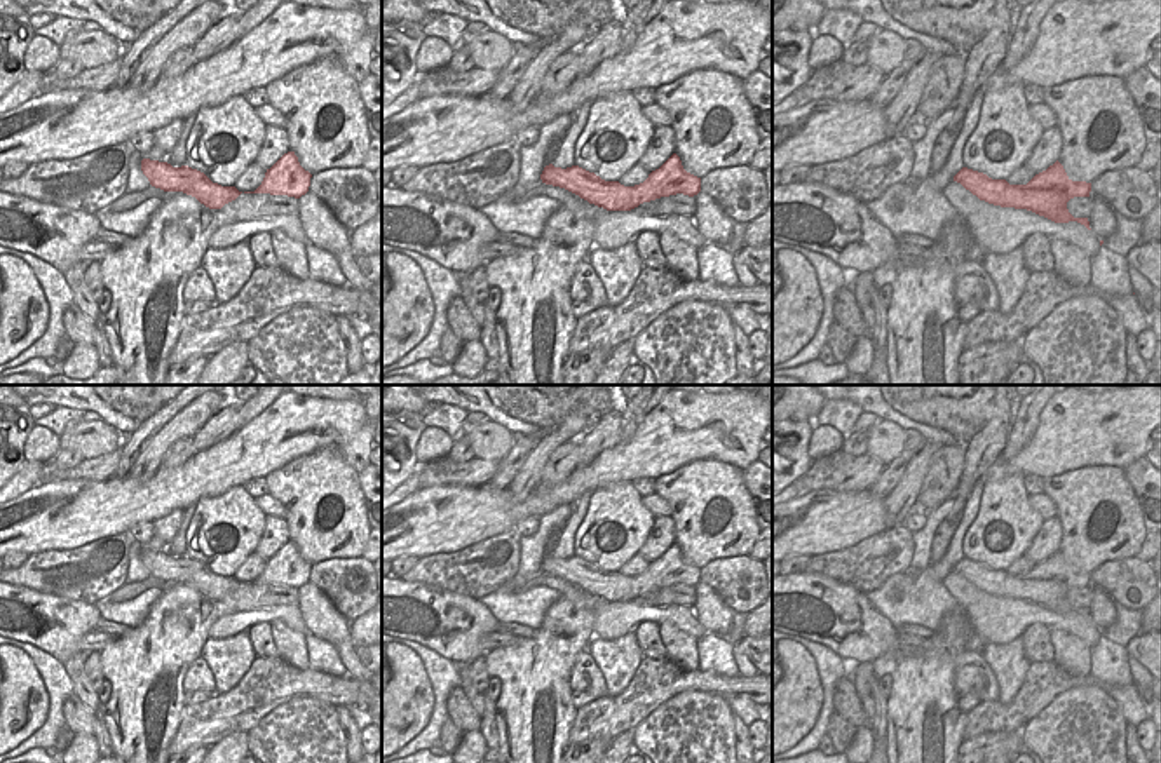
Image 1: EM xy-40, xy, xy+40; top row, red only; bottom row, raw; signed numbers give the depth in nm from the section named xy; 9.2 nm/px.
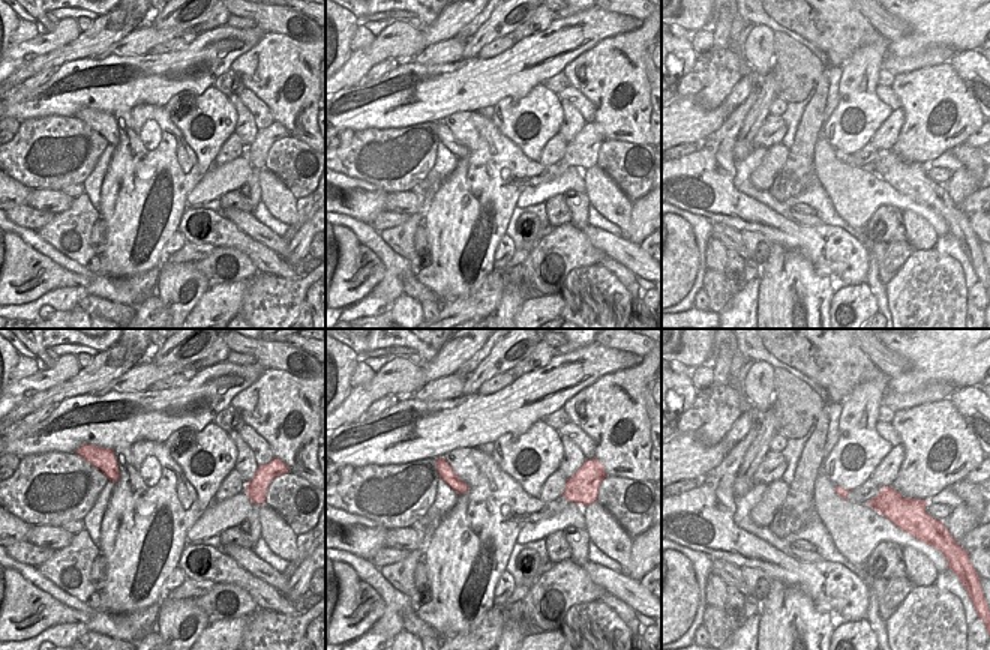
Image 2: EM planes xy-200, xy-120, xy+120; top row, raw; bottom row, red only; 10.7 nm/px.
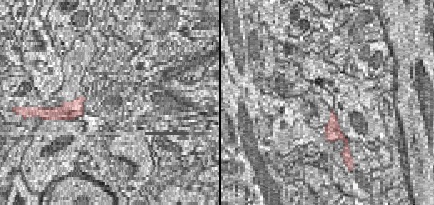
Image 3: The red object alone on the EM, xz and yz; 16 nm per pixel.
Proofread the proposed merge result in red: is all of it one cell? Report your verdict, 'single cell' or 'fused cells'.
fused cells

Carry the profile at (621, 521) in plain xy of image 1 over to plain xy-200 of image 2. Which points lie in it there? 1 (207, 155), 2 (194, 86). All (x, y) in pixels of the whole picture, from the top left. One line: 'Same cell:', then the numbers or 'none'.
Same cell: 1

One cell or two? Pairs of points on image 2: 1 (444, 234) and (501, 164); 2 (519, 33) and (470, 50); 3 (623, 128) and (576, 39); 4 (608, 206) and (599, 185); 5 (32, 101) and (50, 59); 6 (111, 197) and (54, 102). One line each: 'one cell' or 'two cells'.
1: one cell
2: two cells
3: two cells
4: one cell
5: two cells
6: two cells

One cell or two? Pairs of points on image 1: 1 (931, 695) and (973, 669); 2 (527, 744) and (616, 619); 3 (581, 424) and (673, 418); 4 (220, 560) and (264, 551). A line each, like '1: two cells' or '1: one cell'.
1: two cells
2: two cells
3: two cells
4: two cells

